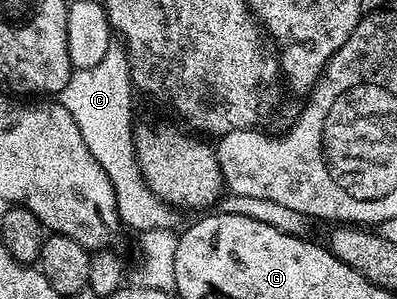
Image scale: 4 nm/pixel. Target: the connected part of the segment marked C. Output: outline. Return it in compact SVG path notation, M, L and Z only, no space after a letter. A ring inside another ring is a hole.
M112 45L109 53L105 53L100 63L93 65L93 69L72 70L69 81L65 89L60 91L57 99L63 104L65 109L77 121L77 129L81 129L81 137L85 140L85 145L89 153L93 153L93 161L105 169L105 177L109 177L109 185L113 185L113 193L117 201L119 210L119 222L124 228L132 227L136 233L152 231L153 229L175 229L178 228L180 212L172 207L147 183L147 178L143 176L143 171L139 167L139 161L135 158L135 128L137 119L131 116L131 66L127 63L127 53L122 46Z

